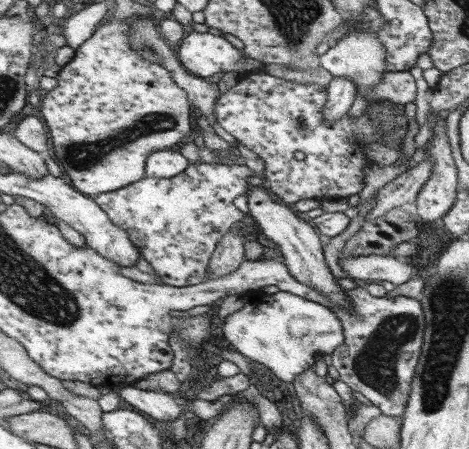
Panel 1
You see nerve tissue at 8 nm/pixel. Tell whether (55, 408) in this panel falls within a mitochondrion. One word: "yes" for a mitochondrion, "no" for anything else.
no

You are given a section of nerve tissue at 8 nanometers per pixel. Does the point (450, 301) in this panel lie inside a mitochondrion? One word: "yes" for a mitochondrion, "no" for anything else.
yes

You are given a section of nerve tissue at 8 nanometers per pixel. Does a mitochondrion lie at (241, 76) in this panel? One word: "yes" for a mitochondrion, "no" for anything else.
no

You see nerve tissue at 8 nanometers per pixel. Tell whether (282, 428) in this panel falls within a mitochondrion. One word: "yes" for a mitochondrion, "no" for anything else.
no

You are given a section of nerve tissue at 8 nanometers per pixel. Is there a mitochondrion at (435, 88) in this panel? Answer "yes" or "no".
no

